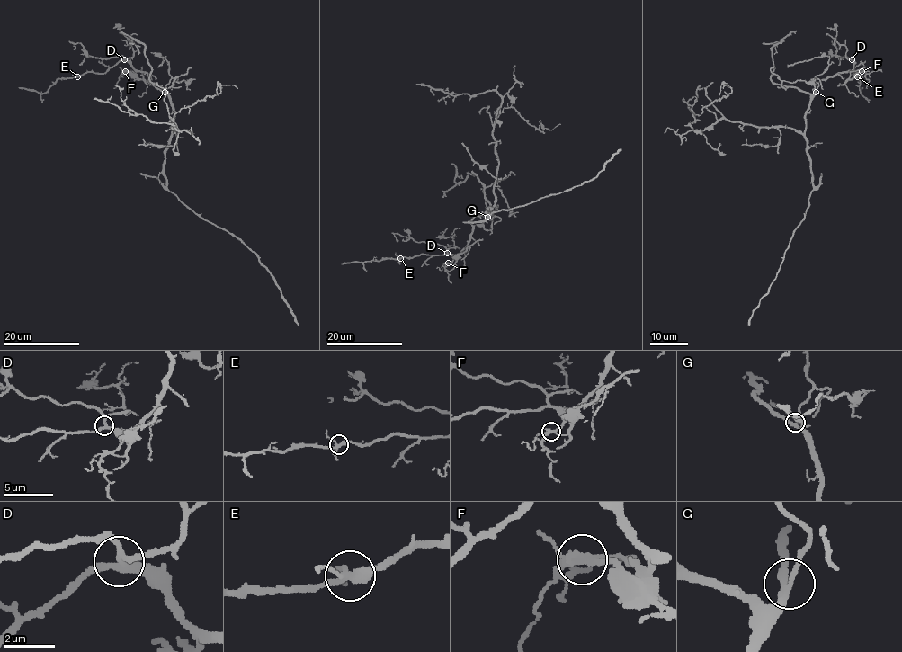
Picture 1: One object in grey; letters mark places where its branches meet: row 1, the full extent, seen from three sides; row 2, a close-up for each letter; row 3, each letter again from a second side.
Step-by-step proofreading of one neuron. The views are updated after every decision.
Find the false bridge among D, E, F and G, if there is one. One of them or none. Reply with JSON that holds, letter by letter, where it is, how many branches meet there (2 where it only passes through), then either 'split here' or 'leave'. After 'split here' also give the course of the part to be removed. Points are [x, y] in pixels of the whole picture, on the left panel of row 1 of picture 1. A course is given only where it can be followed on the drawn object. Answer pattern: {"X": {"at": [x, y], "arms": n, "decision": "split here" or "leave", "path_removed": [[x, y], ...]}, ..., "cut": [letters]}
{"D": {"at": [124, 59], "arms": 4, "decision": "leave"}, "E": {"at": [77, 76], "arms": 4, "decision": "leave"}, "F": {"at": [125, 71], "arms": 4, "decision": "split here", "path_removed": [[126, 71], [142, 79], [147, 86], [141, 96], [138, 95]]}, "G": {"at": [165, 92], "arms": 3, "decision": "leave"}, "cut": ["F"]}

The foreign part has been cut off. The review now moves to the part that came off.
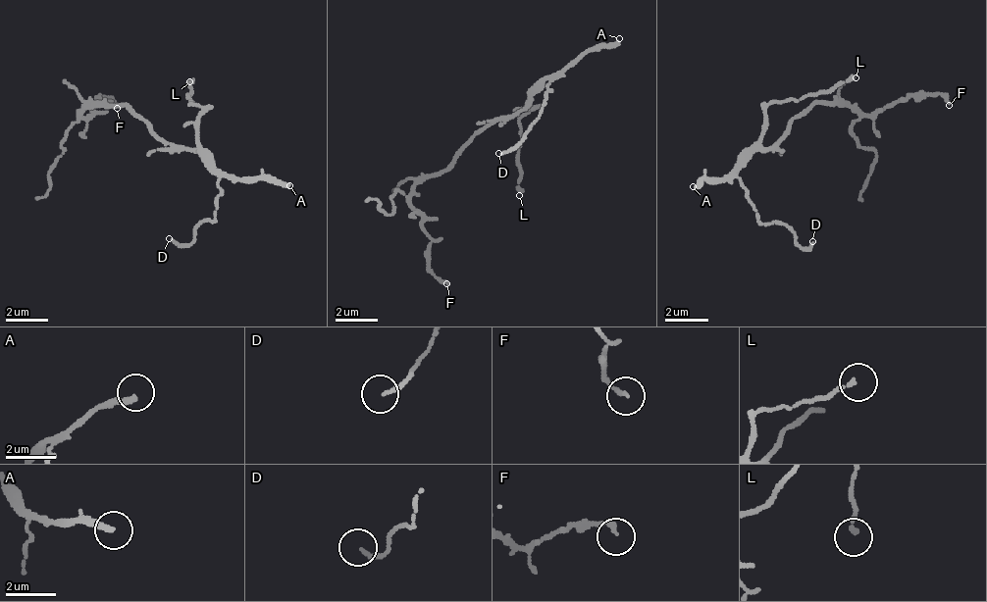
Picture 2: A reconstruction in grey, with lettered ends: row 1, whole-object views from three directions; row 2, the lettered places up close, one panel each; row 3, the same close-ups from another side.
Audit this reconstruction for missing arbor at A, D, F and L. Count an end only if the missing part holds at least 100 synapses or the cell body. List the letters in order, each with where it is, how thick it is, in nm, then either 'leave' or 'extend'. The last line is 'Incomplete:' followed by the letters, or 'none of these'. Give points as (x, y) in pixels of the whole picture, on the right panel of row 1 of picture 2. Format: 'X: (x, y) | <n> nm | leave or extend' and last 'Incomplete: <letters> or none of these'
A: (693, 186) | 240 nm | extend
D: (812, 241) | 150 nm | leave
F: (949, 105) | 150 nm | leave
L: (856, 77) | 170 nm | leave
Incomplete: A

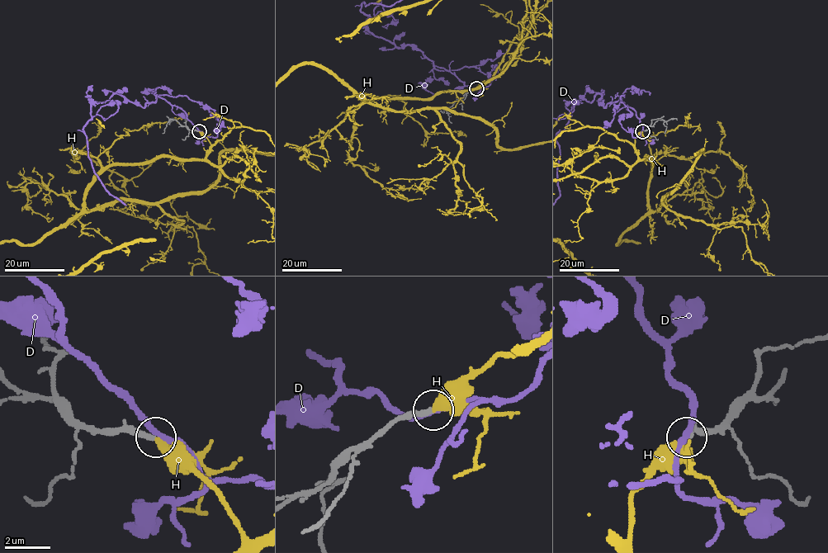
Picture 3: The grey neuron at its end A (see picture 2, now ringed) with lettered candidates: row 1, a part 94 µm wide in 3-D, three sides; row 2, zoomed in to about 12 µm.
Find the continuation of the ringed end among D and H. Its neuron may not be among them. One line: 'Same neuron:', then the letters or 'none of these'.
Same neuron: H

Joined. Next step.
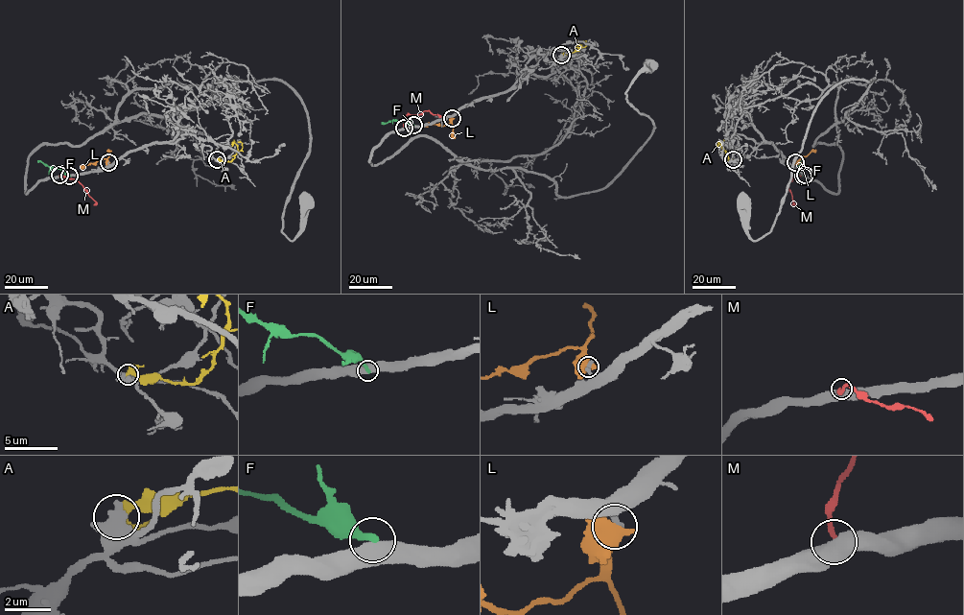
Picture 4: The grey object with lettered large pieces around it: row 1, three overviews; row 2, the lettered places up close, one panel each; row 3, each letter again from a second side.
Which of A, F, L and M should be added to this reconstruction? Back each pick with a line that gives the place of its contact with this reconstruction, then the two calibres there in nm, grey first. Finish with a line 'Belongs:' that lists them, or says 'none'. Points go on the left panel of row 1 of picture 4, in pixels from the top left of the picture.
Belongs: none

